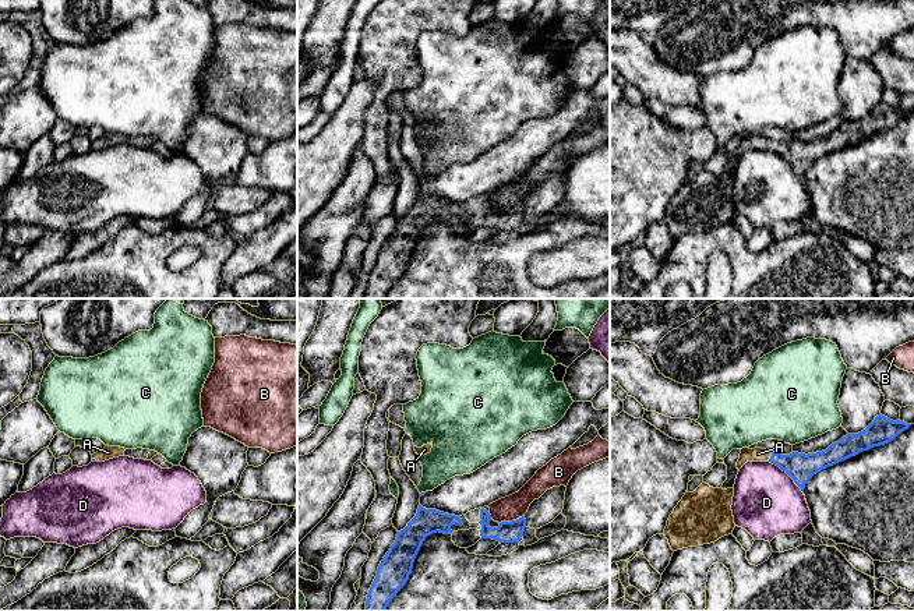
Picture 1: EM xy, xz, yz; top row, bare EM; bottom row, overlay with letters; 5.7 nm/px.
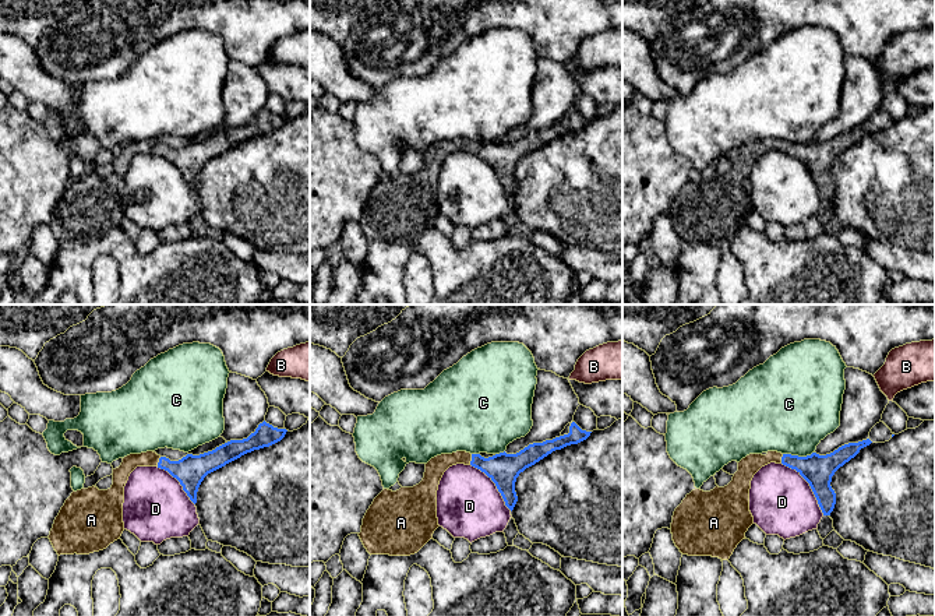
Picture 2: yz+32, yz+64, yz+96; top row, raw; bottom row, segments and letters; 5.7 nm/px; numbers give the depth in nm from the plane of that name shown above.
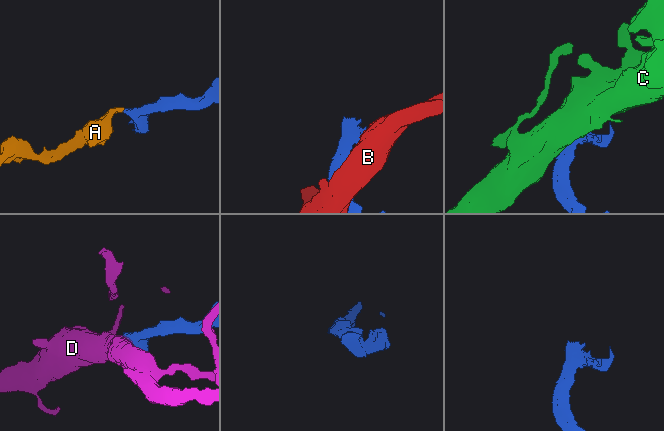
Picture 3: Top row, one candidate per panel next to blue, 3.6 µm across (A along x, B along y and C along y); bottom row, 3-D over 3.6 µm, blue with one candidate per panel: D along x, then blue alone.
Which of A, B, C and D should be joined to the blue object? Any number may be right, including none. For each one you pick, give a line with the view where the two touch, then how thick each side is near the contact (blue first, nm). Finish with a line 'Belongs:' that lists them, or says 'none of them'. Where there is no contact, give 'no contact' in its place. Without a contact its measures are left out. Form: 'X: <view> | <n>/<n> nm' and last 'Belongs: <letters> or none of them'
A: yz | 160/80 nm
Belongs: A

